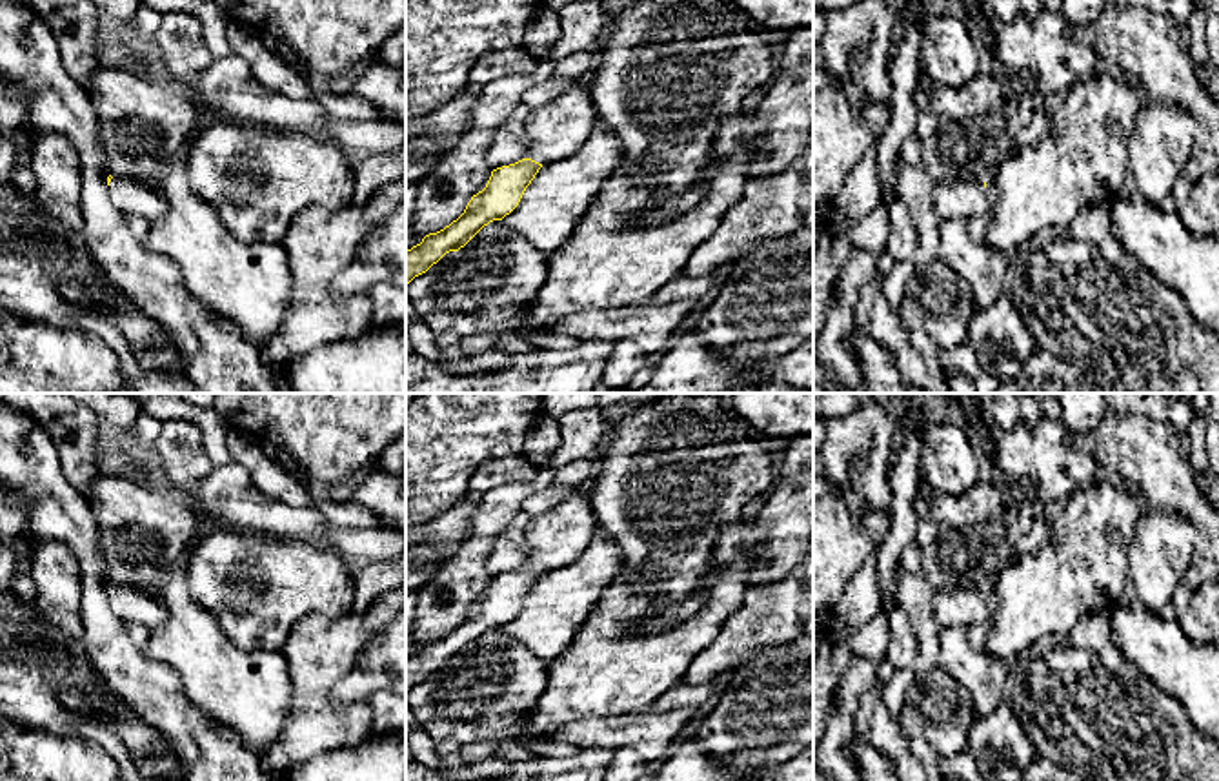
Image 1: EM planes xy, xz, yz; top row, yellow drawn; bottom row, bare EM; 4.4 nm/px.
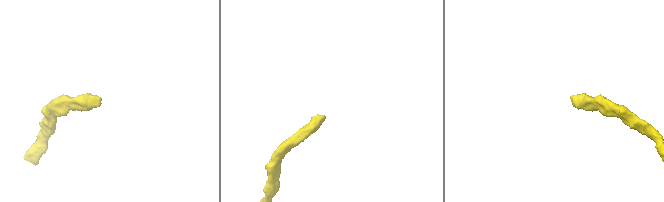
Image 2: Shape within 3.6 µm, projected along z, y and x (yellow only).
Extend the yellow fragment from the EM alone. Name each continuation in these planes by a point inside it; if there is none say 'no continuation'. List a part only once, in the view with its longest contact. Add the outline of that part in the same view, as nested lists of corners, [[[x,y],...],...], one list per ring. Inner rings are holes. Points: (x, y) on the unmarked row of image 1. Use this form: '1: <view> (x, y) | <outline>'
1: xz (559, 536) | [[[577,490],[548,513],[531,519],[524,564],[544,573],[575,559],[597,533],[591,499]]]

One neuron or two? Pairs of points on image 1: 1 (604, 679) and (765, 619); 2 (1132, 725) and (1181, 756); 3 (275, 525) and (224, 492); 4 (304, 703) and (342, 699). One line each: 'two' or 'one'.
1: two
2: one
3: one
4: two

